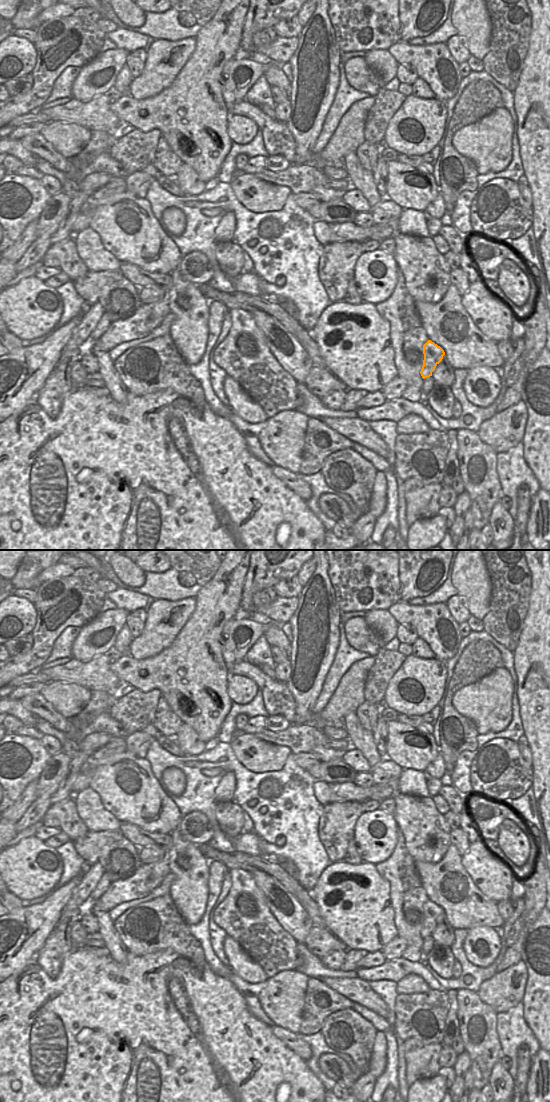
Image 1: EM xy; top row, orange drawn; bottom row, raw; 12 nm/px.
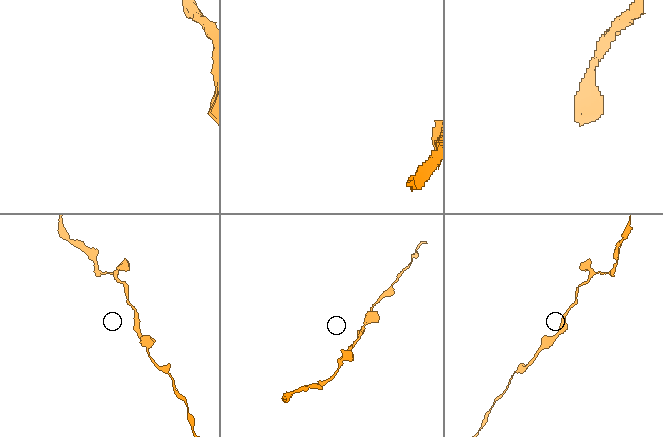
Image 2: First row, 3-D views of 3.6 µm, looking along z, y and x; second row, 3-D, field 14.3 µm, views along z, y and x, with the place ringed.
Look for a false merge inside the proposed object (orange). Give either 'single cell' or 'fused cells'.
single cell

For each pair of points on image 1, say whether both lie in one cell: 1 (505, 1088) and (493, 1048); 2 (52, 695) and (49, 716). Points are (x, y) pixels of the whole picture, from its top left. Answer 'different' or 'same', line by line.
1: different
2: different

